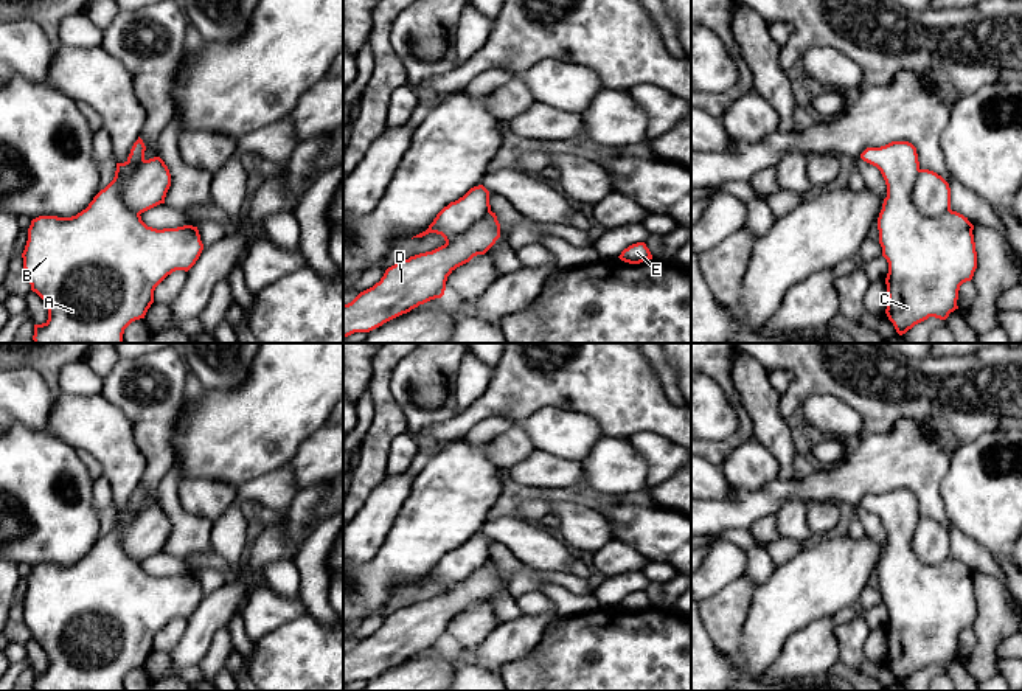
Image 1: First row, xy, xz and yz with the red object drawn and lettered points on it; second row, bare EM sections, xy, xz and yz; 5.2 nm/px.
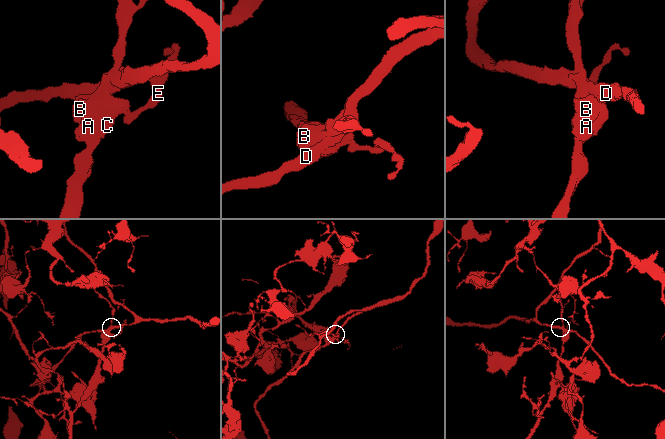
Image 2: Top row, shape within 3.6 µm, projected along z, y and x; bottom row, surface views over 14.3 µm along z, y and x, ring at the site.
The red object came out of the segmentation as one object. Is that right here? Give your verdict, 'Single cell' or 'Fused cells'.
Fused cells

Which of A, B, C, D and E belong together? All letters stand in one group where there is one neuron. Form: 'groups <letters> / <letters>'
groups A B C E / D

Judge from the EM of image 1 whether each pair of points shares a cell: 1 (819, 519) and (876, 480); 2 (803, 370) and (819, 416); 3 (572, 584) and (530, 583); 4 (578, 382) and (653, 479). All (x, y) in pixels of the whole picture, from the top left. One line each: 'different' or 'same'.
1: different
2: different
3: same
4: different

